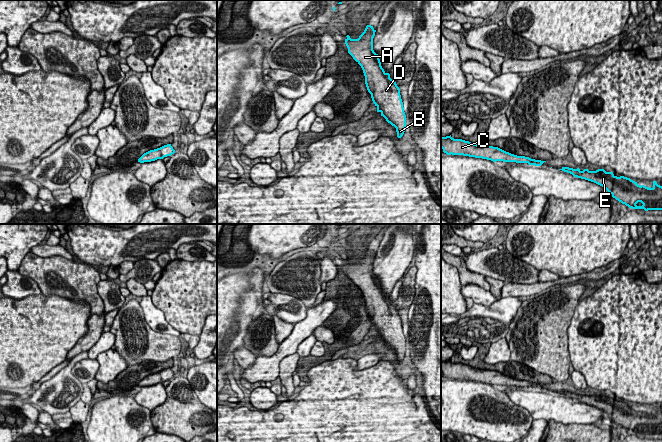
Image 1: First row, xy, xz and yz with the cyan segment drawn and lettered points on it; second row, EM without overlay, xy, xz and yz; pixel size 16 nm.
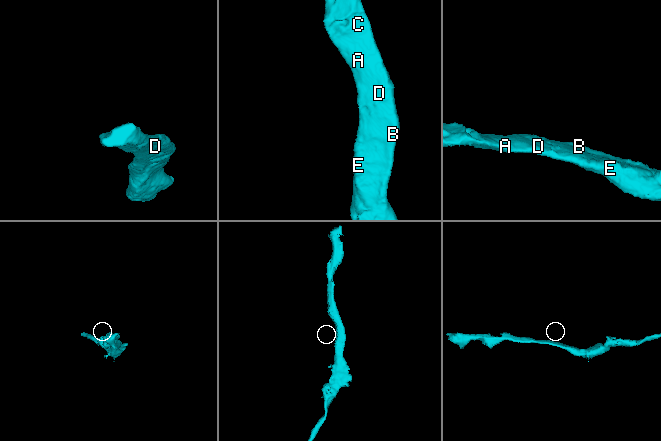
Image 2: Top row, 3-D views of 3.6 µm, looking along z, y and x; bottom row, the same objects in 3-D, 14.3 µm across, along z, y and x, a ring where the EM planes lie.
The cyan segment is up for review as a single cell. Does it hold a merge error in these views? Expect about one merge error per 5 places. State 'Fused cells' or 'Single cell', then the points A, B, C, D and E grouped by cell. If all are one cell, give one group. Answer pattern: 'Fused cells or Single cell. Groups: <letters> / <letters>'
Single cell. Groups: A B C D E

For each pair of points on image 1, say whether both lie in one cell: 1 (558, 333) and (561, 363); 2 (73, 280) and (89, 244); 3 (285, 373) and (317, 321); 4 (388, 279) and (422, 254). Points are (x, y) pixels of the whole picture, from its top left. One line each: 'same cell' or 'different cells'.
1: same cell
2: different cells
3: different cells
4: different cells

